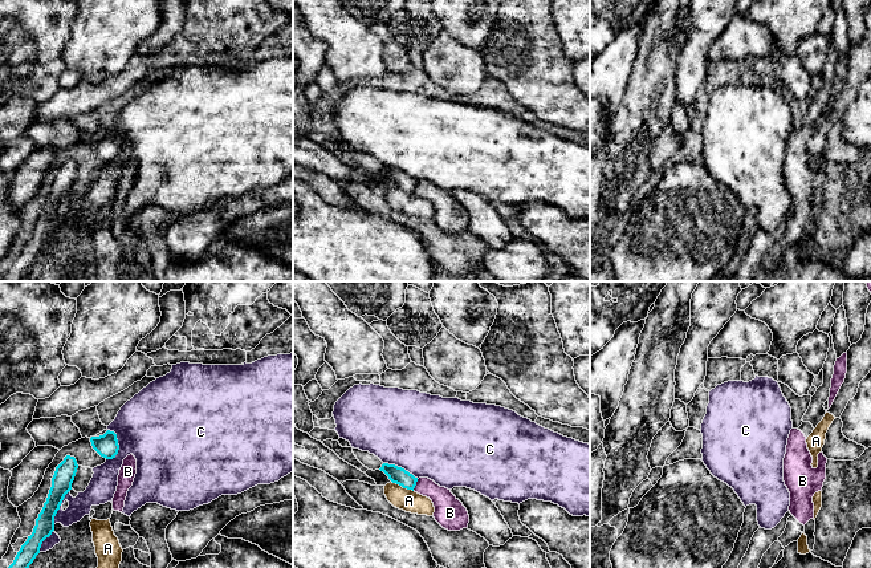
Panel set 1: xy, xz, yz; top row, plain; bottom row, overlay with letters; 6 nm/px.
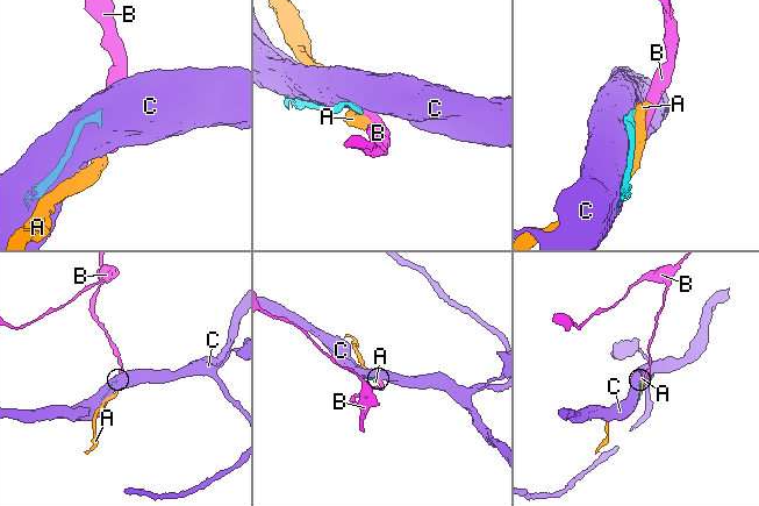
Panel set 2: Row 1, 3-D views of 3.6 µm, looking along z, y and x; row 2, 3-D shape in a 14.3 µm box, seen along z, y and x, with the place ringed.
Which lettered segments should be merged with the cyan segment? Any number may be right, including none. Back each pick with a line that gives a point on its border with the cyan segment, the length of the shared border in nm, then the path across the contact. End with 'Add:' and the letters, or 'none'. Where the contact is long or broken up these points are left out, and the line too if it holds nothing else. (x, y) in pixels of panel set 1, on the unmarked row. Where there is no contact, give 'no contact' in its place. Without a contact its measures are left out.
Add: none

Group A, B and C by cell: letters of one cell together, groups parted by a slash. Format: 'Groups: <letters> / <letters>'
Groups: A / B / C

